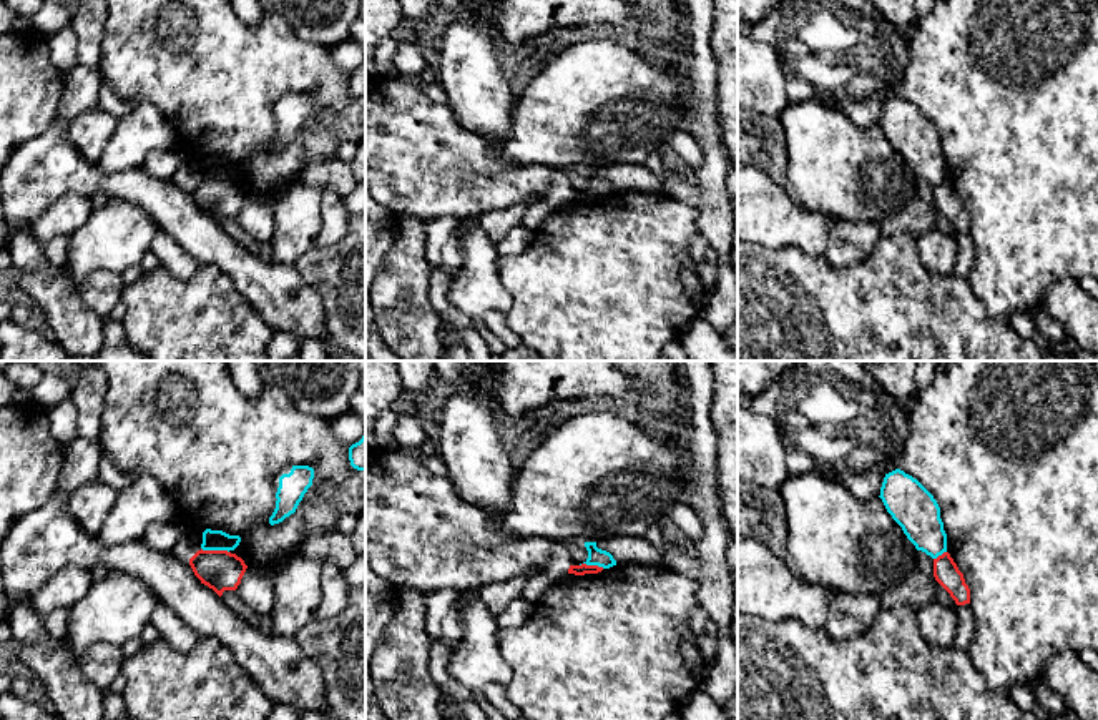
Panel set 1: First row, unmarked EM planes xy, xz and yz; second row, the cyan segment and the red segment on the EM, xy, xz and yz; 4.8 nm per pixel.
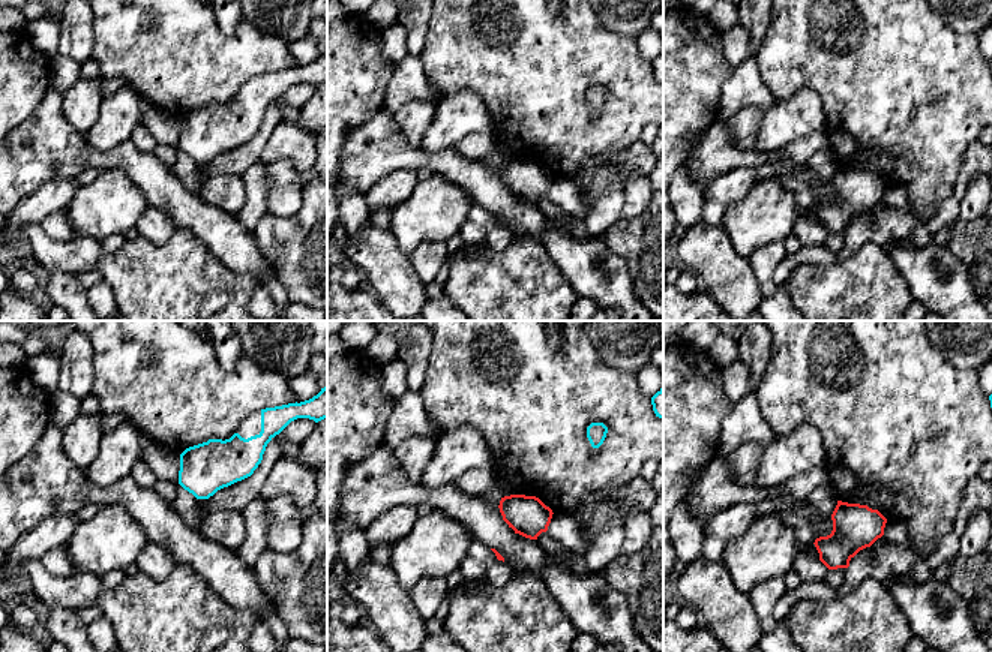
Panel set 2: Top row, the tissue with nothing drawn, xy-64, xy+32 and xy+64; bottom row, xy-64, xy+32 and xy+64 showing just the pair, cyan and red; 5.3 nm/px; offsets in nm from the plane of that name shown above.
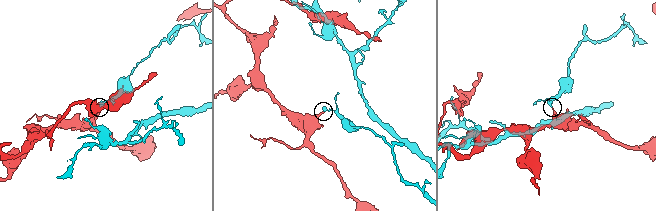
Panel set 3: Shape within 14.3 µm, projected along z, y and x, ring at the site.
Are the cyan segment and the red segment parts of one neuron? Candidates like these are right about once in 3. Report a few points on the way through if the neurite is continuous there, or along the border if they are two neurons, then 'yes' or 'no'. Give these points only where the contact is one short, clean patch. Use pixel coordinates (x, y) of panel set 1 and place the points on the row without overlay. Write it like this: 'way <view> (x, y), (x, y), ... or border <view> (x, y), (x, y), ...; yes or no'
border xy (201, 175), (228, 180); no

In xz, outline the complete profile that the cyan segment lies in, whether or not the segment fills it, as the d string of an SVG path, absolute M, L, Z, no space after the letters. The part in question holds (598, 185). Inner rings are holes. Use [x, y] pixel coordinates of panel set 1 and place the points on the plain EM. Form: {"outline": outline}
{"outline": "M585 170L585 175L588 178L588 186L583 191L598 193L603 196L610 196L616 193L616 188L613 186L613 183L606 178L598 176L596 170Z"}

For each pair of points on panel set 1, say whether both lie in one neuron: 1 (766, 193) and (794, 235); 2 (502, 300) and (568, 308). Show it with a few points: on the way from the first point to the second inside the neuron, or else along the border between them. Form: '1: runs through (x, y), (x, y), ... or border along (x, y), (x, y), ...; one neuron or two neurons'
1: runs through (766, 203), (784, 225); one neuron
2: border along (497, 265), (500, 283), (512, 296), (505, 313); two neurons

